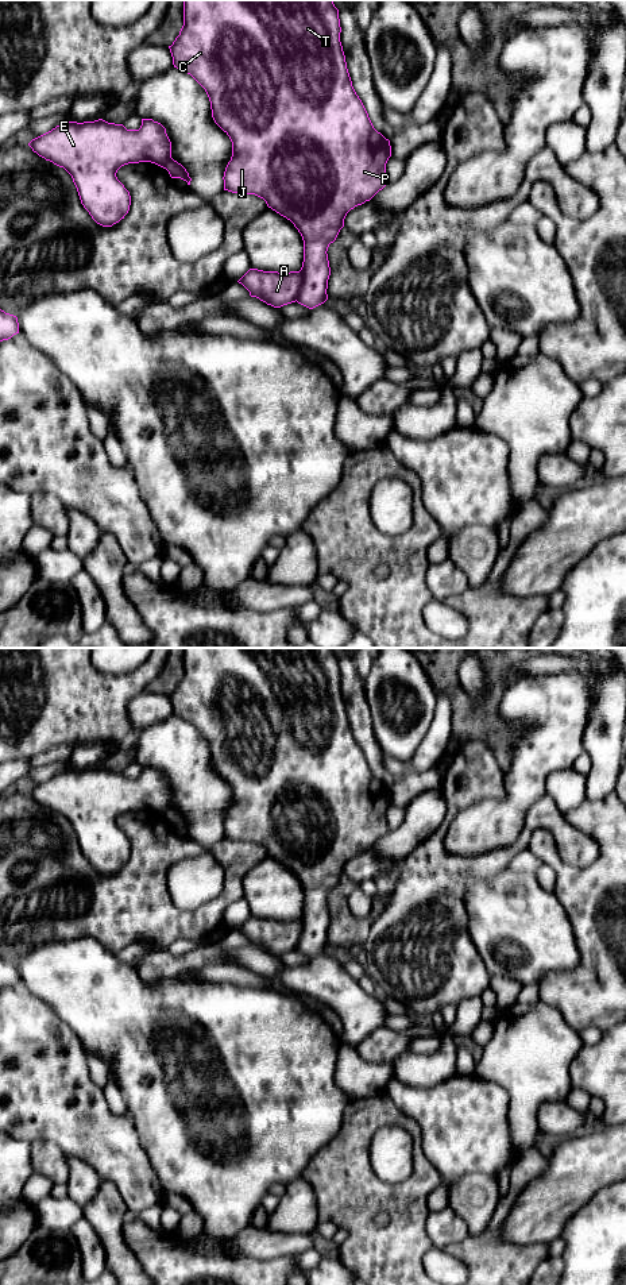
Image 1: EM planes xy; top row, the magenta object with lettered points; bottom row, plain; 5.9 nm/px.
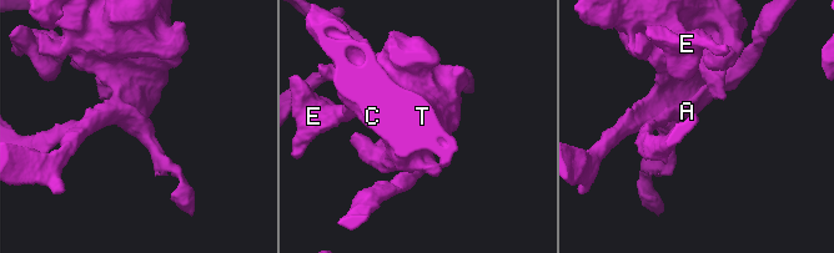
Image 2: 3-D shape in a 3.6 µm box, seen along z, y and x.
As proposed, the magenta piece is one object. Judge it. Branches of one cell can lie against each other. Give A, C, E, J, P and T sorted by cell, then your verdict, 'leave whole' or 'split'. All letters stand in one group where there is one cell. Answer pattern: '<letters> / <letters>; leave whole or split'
A C E J P T; leave whole

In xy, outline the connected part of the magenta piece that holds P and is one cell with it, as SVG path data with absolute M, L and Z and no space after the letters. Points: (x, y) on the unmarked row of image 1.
M183 648L183 674L179 683L169 694L174 715L190 722L206 740L215 771L229 784L232 804L224 819L224 838L232 841L255 842L263 846L268 856L290 868L304 888L304 910L300 919L278 921L250 917L237 930L241 931L251 945L274 956L298 950L313 957L328 948L326 937L331 923L328 895L333 891L344 875L347 861L358 853L370 849L387 831L386 811L391 804L390 788L378 780L368 761L356 742L347 717L345 703L340 690L339 657L332 648Z

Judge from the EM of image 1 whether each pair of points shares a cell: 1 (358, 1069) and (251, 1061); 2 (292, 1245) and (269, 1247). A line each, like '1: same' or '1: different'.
1: different
2: same

